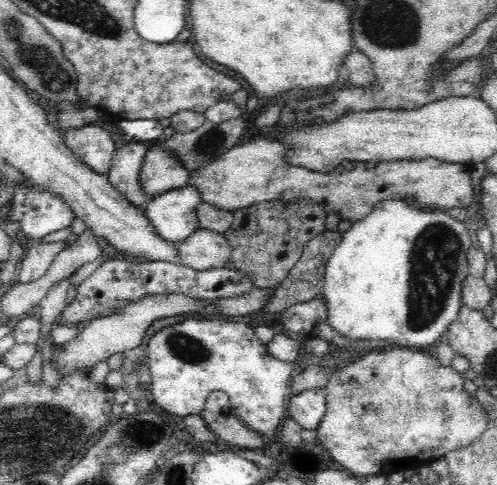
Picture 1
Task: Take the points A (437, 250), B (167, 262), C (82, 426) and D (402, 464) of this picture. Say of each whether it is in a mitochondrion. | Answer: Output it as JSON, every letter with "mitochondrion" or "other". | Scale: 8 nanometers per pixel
{"A":"mitochondrion","B":"other","C":"mitochondrion","D":"other"}

